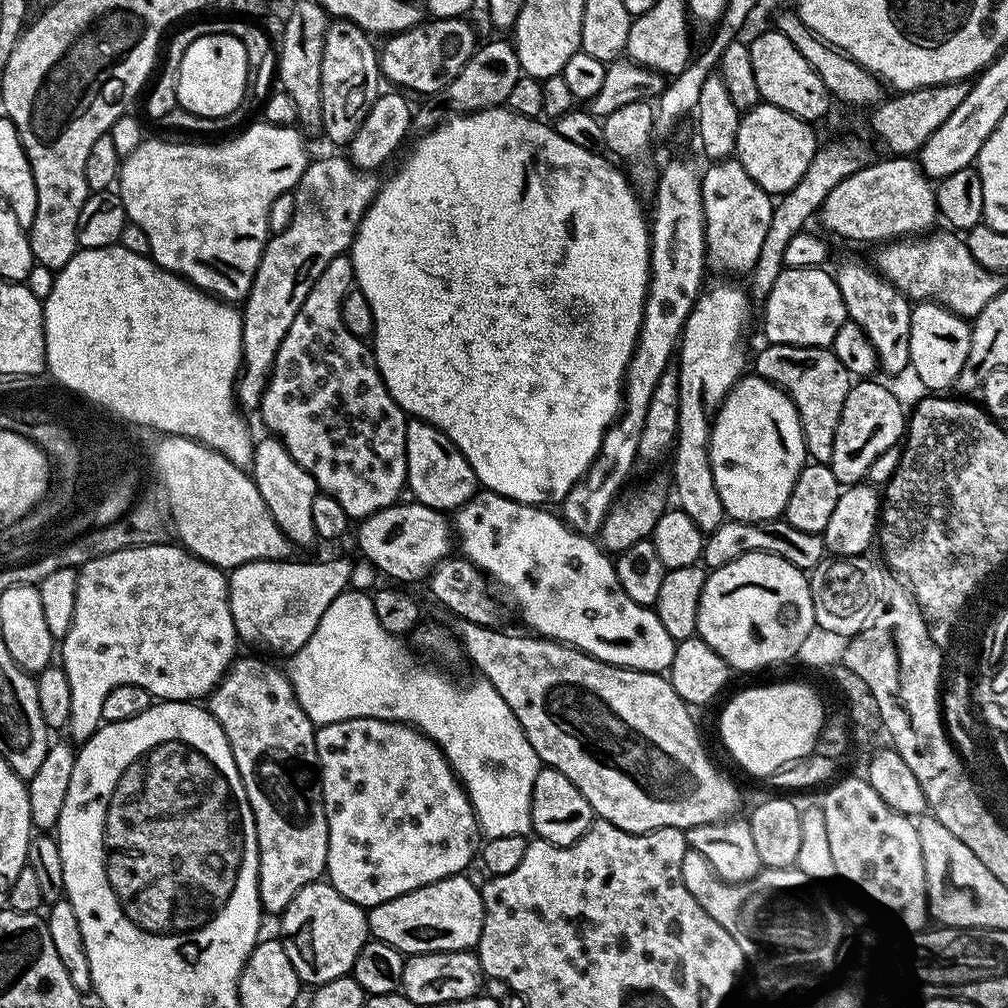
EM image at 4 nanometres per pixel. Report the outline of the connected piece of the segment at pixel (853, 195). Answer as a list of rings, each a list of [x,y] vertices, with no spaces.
[[[893,155],[892,160],[869,162],[856,173],[838,182],[818,211],[818,219],[832,232],[845,236],[848,240],[880,240],[879,242],[895,242],[913,234],[924,234],[938,220],[936,206],[936,190],[933,181],[925,174],[915,159],[908,156]]]

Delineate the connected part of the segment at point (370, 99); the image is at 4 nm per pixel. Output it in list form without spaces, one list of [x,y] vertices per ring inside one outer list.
[[[339,18],[333,19],[329,23],[324,35],[324,53],[322,54],[322,82],[320,83],[320,111],[322,113],[322,129],[328,135],[328,140],[332,144],[347,146],[351,144],[354,134],[362,126],[366,114],[374,106],[376,97],[381,95],[382,75],[380,62],[378,59],[377,45],[372,45],[373,37],[364,32],[356,24],[351,24],[348,20]]]

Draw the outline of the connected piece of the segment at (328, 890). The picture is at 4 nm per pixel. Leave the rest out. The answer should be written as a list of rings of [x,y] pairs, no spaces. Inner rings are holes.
[[[327,882],[307,884],[298,890],[298,894],[294,894],[294,902],[290,902],[279,920],[279,935],[286,958],[290,958],[290,966],[294,966],[298,978],[308,986],[349,975],[354,958],[358,958],[358,950],[362,950],[370,938],[365,909],[338,894],[336,887]]]

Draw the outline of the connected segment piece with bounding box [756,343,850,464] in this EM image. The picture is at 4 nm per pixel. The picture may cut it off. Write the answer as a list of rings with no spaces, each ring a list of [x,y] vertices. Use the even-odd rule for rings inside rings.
[[[769,344],[757,354],[756,360],[760,364],[772,364],[771,379],[791,396],[796,413],[800,415],[800,425],[804,435],[804,445],[809,457],[817,464],[831,464],[834,454],[834,434],[838,430],[838,418],[842,414],[842,406],[846,402],[846,394],[850,387],[850,373],[846,366],[842,366],[831,347],[811,348],[801,344]]]

